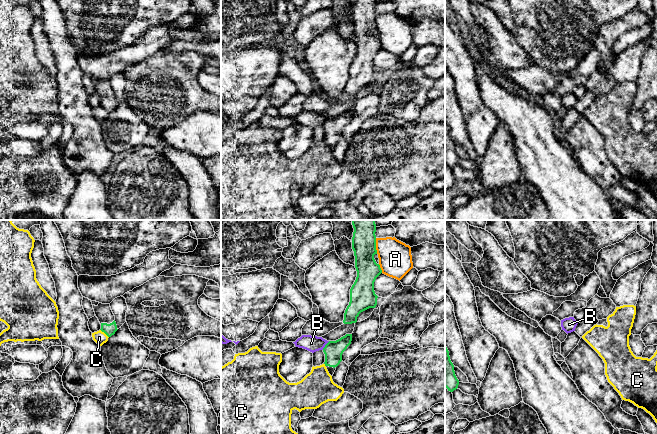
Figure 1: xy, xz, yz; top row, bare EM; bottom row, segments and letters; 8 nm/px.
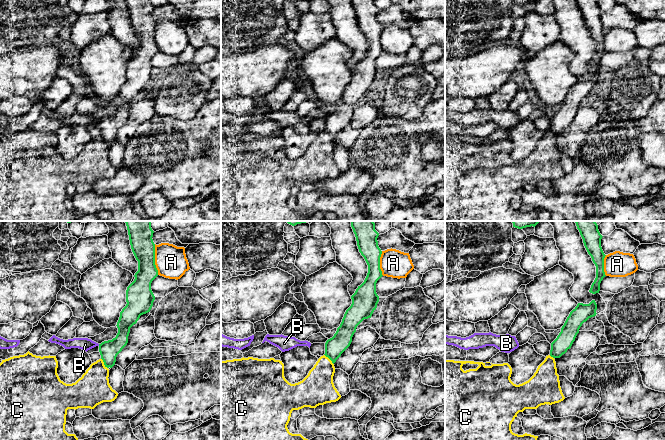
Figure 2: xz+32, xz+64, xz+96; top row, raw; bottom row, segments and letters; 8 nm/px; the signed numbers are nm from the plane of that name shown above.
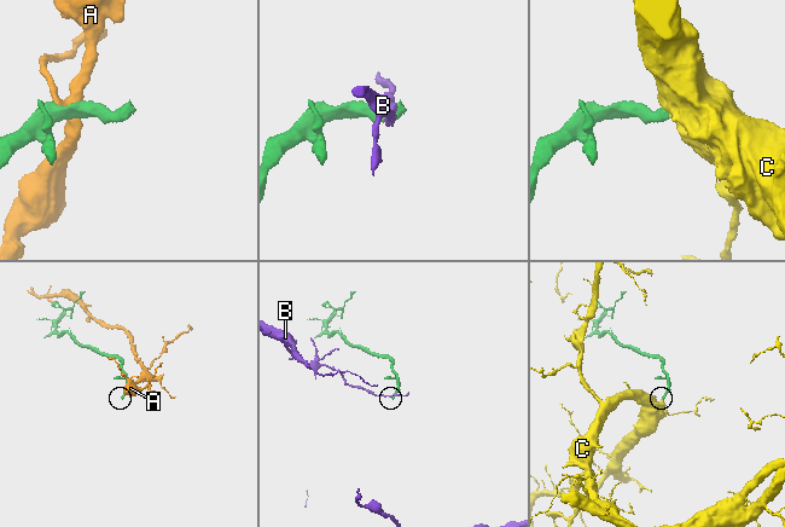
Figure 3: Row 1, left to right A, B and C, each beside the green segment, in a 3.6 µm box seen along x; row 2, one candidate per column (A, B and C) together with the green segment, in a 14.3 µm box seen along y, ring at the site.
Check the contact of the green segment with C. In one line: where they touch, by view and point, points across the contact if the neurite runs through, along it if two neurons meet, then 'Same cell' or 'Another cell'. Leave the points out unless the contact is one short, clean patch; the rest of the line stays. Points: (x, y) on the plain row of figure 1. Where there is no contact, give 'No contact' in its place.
Touches green at xy (104, 108). Boundary: xy (100, 105), (108, 113). Another cell

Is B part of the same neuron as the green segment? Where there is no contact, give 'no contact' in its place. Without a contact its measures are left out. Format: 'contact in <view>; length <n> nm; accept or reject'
contact in xz; length 90 nm; reject

